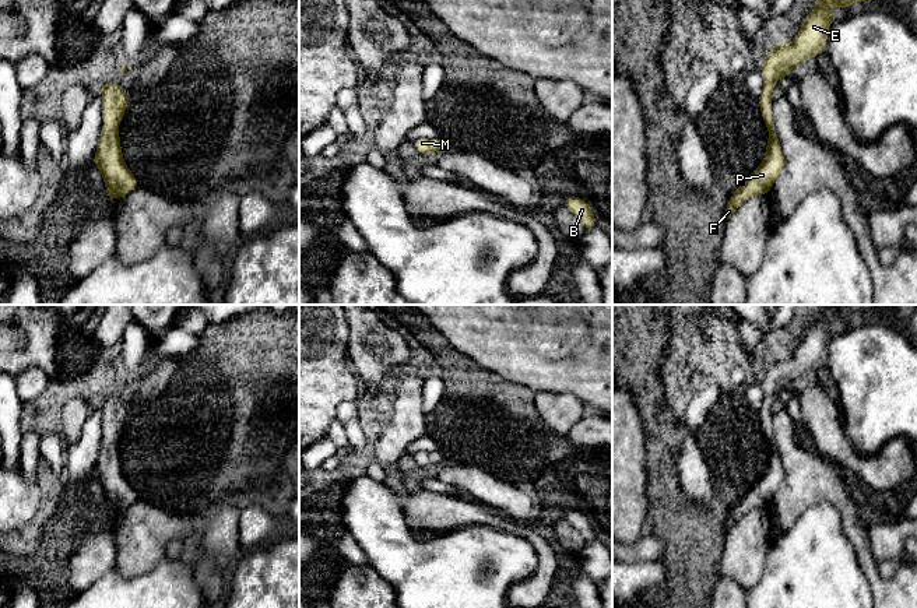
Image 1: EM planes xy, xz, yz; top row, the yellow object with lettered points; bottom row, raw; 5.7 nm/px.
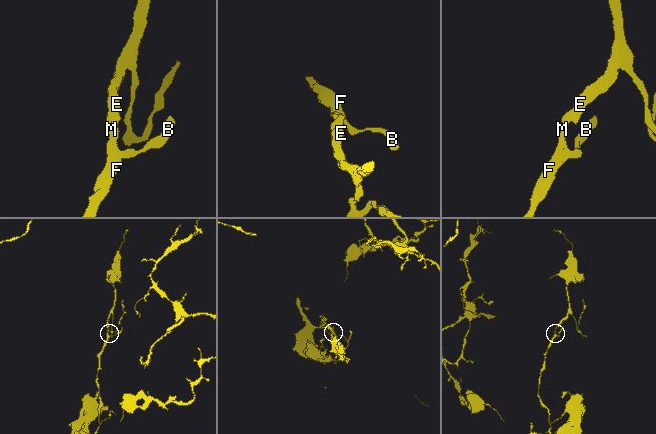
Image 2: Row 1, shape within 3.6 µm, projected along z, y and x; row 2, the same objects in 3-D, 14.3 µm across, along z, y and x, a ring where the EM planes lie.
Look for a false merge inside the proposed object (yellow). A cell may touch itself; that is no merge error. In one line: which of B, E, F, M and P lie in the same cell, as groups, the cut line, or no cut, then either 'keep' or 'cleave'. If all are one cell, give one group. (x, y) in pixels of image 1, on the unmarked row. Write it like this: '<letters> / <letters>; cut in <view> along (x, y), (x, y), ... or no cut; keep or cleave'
B E F M P; no cut; keep

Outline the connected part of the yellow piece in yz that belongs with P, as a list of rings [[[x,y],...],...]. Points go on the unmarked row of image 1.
[[[826,305],[815,313],[814,324],[807,328],[791,356],[773,356],[765,375],[760,377],[765,397],[758,411],[765,437],[769,443],[765,472],[731,509],[725,521],[727,533],[749,510],[766,507],[784,481],[784,470],[772,429],[772,404],[776,394],[790,389],[794,379],[807,372],[815,372],[823,363],[828,342],[833,334],[830,324],[835,319],[849,321],[851,316],[865,316],[869,310],[879,306],[882,305]]]

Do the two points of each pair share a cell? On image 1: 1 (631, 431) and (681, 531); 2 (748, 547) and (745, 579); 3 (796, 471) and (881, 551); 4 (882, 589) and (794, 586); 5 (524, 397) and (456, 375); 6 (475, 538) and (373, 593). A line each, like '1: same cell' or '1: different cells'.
1: different cells
2: same cell
3: different cells
4: different cells
5: same cell
6: different cells

